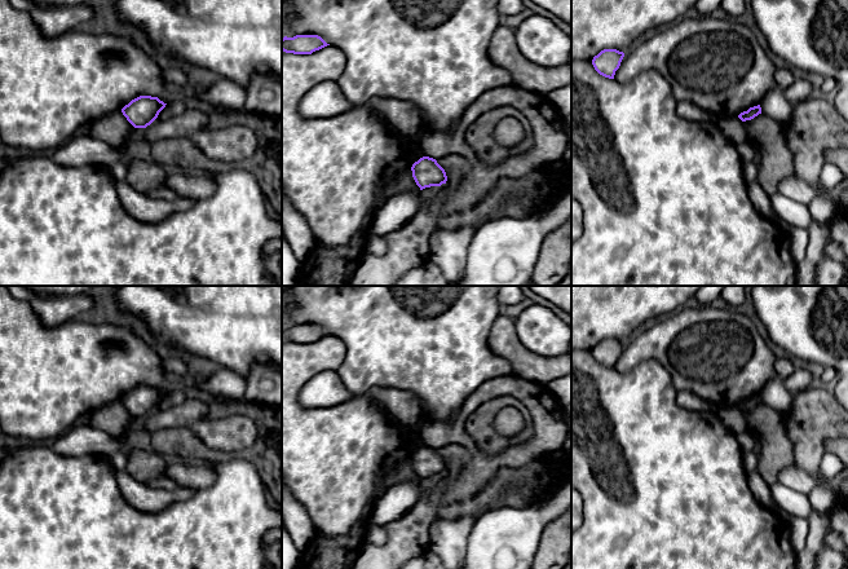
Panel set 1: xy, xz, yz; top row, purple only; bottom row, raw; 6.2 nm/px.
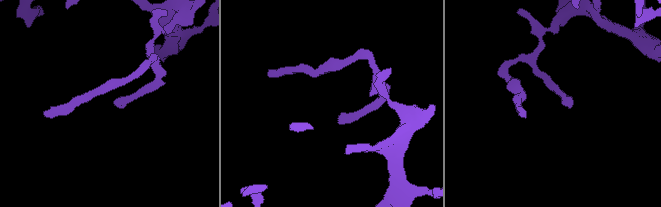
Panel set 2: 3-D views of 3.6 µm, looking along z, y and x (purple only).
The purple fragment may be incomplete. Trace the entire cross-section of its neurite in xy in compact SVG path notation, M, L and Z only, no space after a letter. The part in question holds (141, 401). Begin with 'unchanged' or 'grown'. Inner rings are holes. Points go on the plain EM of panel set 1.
unchanged | M140 385L122 398L123 405L134 418L146 418L167 393L158 387Z

